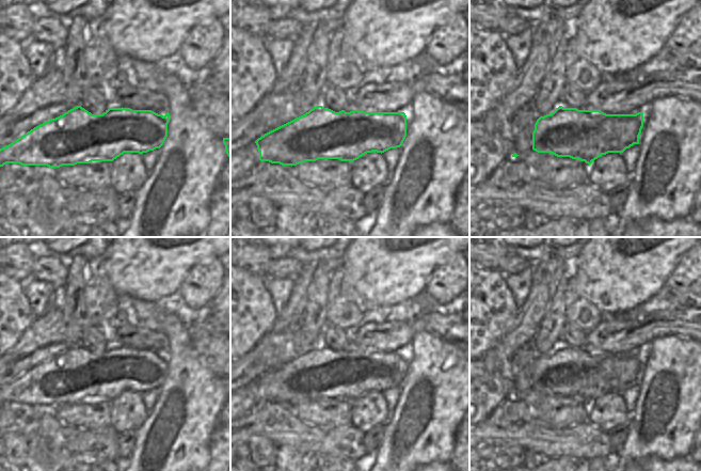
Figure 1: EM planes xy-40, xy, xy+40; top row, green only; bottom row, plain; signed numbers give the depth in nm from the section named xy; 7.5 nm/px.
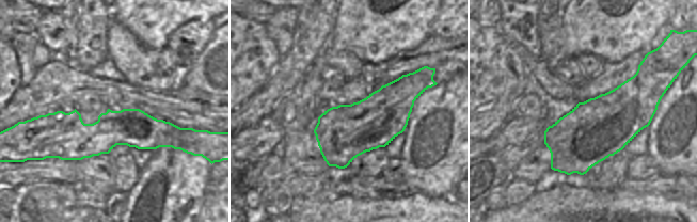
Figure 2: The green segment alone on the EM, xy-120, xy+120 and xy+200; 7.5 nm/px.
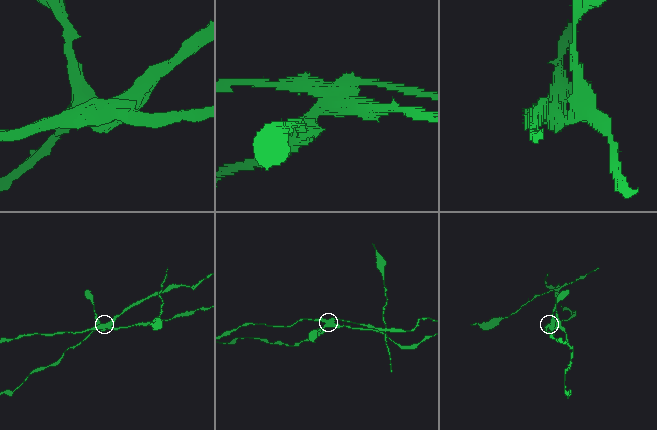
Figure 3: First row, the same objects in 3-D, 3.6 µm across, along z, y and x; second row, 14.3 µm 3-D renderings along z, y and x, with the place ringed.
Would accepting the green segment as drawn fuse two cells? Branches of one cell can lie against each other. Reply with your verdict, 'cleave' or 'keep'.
cleave

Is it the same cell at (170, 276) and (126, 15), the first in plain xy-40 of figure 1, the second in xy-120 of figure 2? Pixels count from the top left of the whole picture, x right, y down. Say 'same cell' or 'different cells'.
same cell

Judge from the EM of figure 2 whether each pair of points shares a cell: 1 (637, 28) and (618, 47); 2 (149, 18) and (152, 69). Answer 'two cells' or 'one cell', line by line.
1: one cell
2: two cells

